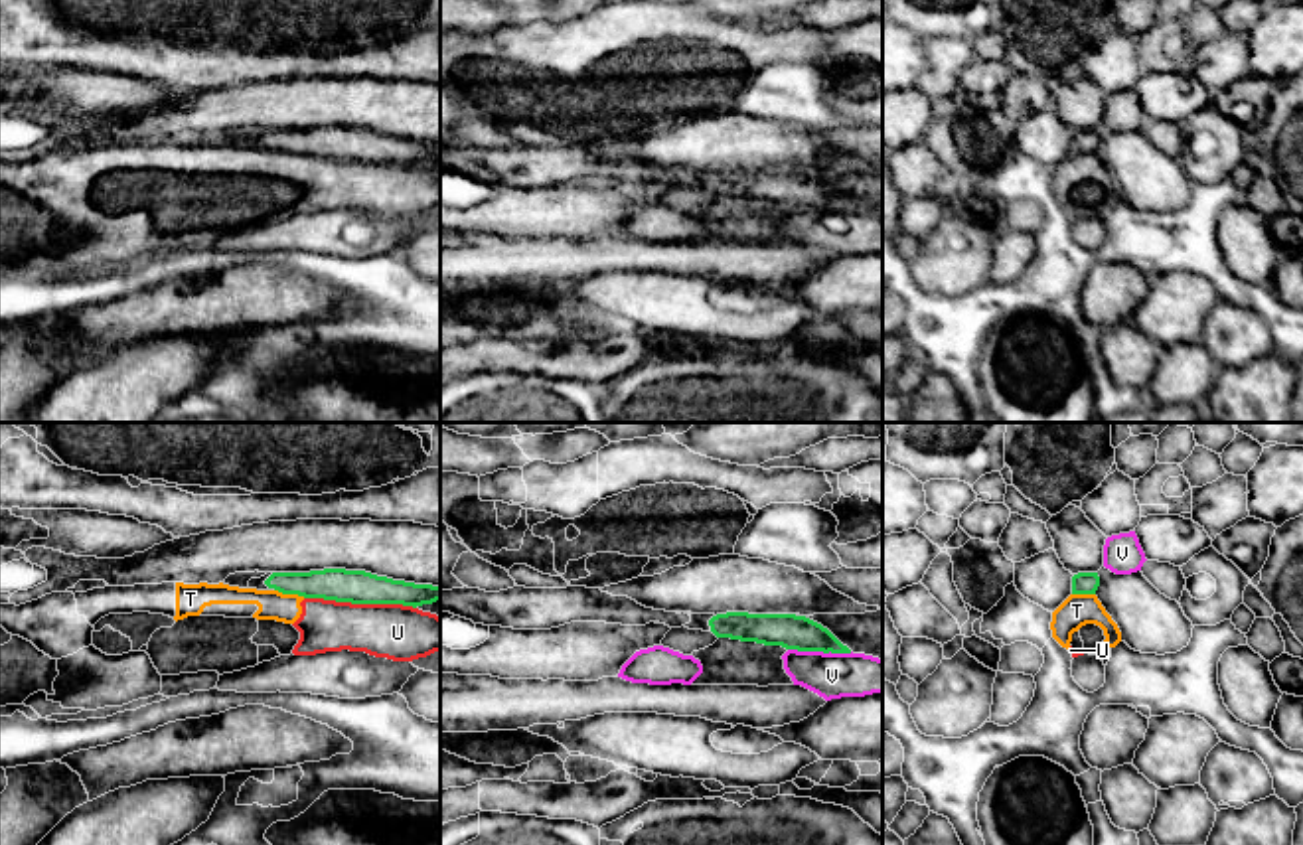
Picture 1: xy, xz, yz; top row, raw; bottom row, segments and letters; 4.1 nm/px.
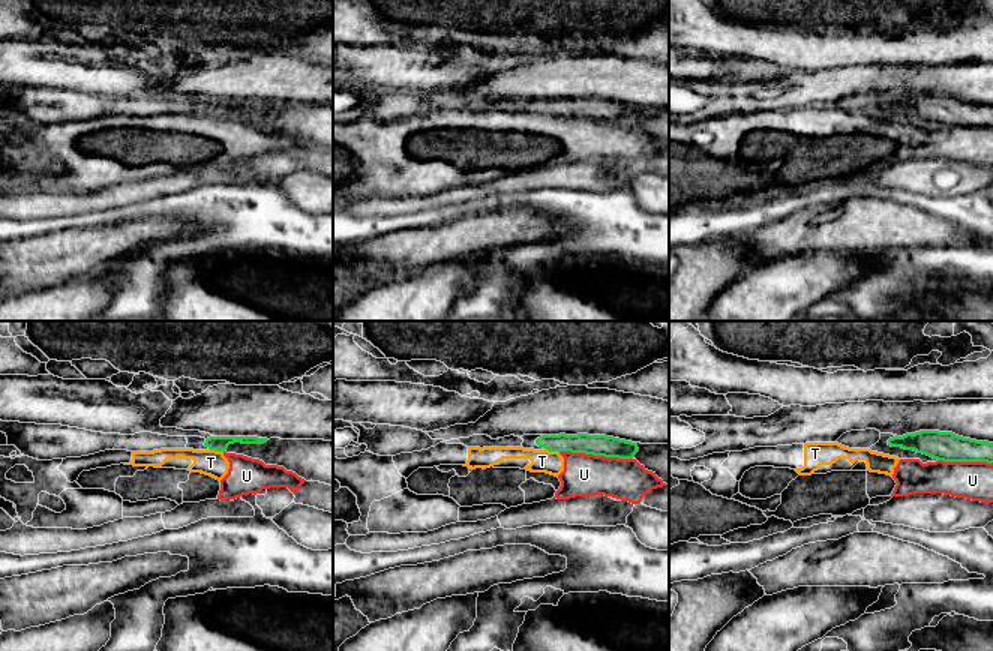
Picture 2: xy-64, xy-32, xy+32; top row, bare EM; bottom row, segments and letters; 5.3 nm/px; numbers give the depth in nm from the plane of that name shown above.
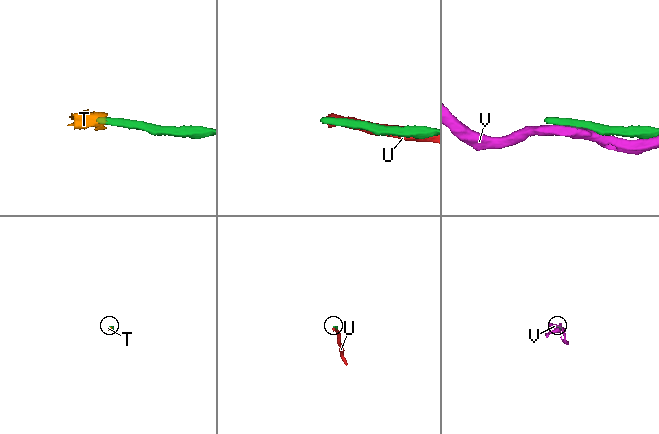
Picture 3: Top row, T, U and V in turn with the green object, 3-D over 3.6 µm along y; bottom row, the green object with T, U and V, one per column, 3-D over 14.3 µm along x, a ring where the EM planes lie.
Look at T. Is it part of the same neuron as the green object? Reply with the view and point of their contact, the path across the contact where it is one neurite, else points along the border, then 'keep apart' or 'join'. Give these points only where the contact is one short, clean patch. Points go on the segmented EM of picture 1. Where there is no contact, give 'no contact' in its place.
xy (291, 593) | keep apart

